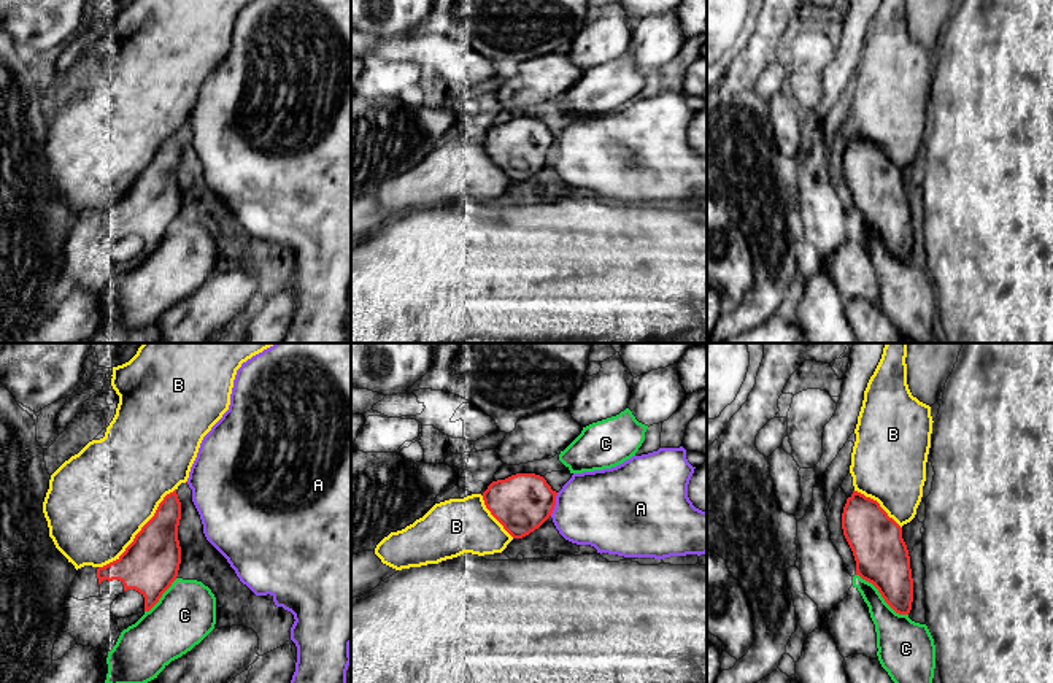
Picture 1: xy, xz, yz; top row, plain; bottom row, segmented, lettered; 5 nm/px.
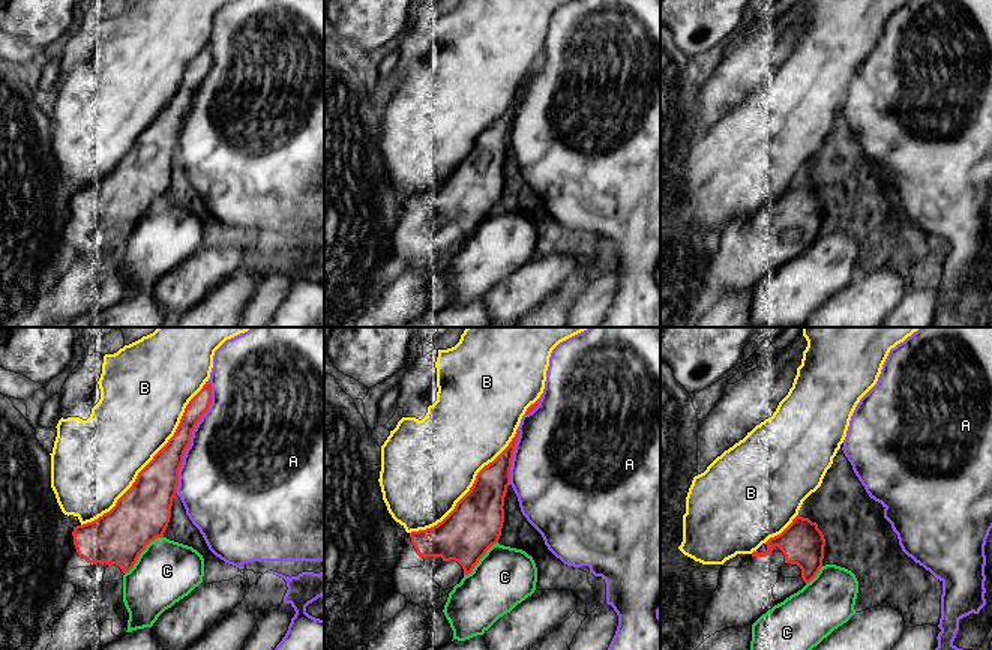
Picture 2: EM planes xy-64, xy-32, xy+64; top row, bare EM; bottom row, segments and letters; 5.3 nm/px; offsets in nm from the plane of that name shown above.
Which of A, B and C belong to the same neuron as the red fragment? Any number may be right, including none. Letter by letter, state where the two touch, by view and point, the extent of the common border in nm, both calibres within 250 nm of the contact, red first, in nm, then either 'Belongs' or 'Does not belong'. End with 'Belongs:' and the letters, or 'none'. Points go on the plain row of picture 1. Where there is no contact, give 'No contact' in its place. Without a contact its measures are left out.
A: Touches red at xz (555, 148). Shared border 130 nm. Thickness 300 nm (red) against 400 nm. Does not belong
B: Touches red at xy (140, 175). Shared border 550 nm. Thickness 300 nm (red) against 500 nm. Does not belong
C: Touches red at yz (882, 240). Shared border 340 nm. Thickness 280 nm (red) against 240 nm. Does not belong
Belongs: none

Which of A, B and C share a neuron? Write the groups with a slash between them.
A / B / C

